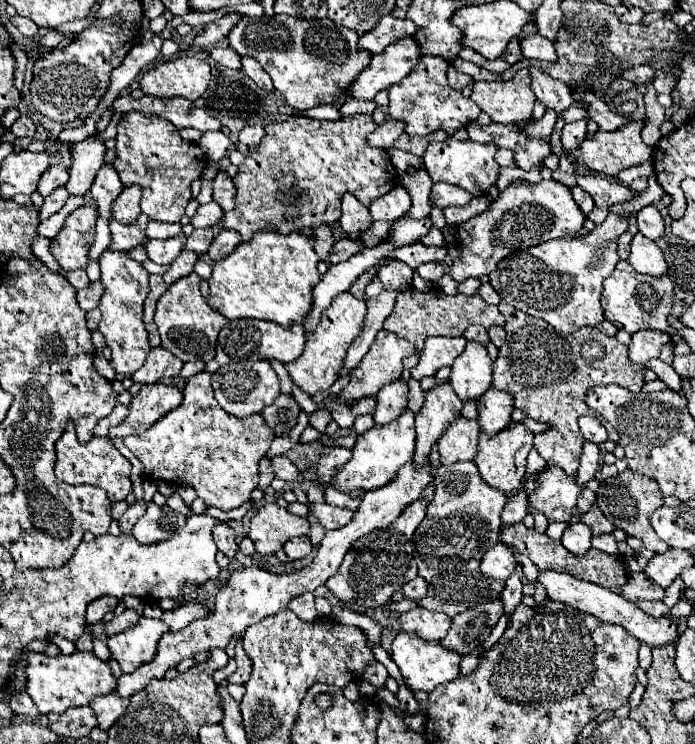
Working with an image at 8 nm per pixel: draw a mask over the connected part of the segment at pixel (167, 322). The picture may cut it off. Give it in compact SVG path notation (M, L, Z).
M189 274L169 286L169 290L159 298L155 310L155 324L161 334L161 346L179 356L183 362L203 360L209 362L215 358L215 342L219 330L227 324L227 318L215 312L199 292L201 278L197 274Z

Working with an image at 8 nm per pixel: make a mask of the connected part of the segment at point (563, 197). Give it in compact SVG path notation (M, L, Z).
M517 180L509 184L485 212L455 228L461 256L453 260L449 274L455 282L485 276L497 266L499 260L513 252L547 240L575 236L583 228L585 220L587 216L579 210L577 202L571 198L571 190L565 184L555 180L541 180L539 184Z

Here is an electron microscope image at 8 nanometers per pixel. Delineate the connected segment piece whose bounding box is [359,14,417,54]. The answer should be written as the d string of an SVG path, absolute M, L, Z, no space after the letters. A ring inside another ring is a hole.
M385 14L373 30L369 30L359 38L359 48L369 50L371 54L379 54L389 44L415 32L417 32L417 26L409 18L395 18L391 14Z

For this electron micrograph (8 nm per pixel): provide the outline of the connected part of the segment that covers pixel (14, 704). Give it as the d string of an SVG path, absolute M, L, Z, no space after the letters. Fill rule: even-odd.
M17 692L11 696L11 710L15 714L27 714L27 716L39 716L39 710L35 706L35 702L25 694L25 692Z

